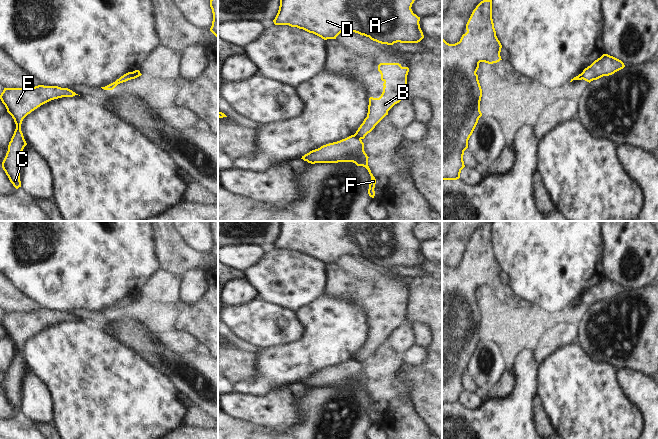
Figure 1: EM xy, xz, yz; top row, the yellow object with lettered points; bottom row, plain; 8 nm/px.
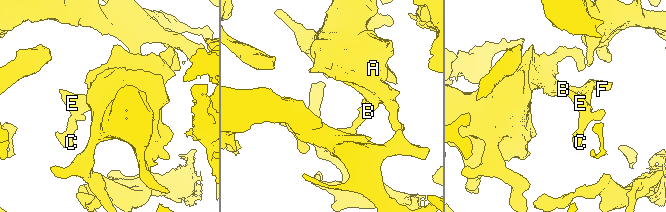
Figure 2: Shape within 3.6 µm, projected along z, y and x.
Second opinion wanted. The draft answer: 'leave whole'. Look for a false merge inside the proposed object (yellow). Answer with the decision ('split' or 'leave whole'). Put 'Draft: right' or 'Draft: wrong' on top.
Draft: wrong
split

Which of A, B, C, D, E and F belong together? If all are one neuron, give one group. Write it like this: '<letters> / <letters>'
A B D / C E F

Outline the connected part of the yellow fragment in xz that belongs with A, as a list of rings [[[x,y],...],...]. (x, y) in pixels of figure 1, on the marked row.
[[[280,0],[275,25],[289,25],[324,40],[336,39],[343,31],[369,37],[381,44],[418,43],[423,38],[420,17],[411,7],[415,0]]]

